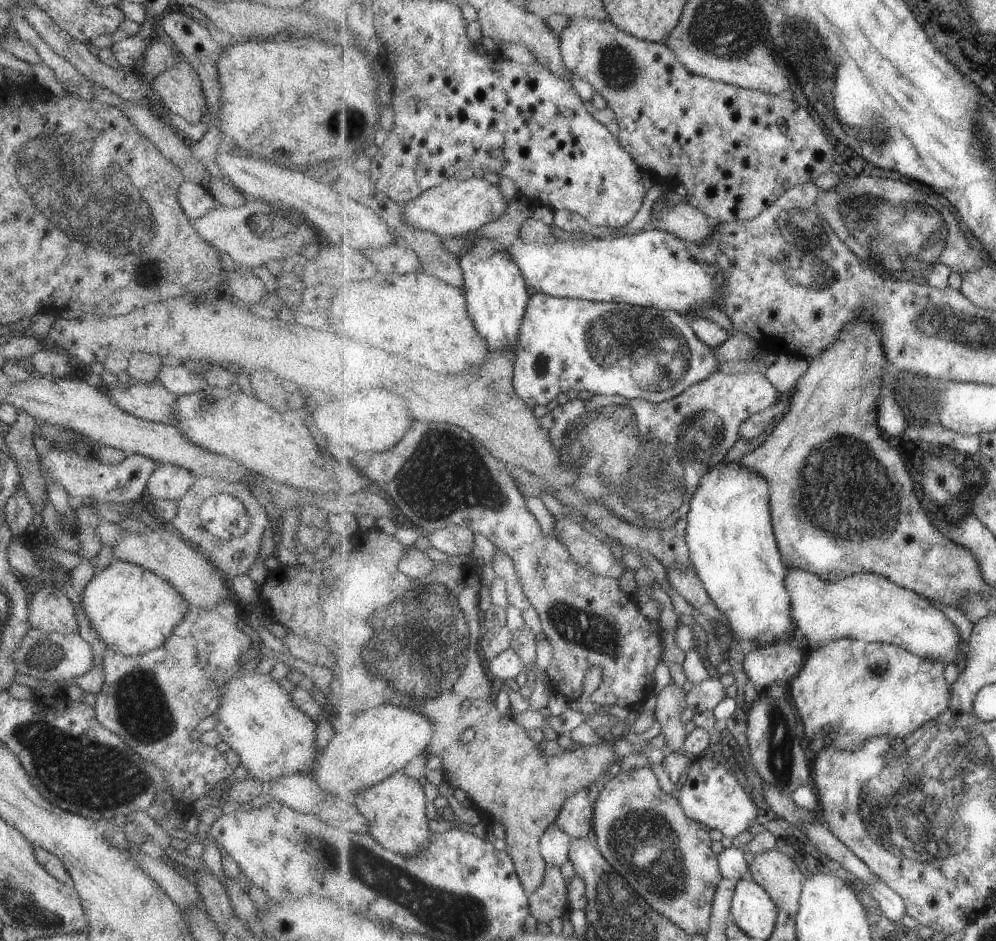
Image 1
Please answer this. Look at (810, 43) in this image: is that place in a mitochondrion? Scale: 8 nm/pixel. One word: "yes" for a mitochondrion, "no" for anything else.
yes

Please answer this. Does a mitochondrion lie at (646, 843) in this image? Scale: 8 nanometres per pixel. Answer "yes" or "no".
yes

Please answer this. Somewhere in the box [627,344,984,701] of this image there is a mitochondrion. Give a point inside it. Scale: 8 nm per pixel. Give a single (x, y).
(841, 472)

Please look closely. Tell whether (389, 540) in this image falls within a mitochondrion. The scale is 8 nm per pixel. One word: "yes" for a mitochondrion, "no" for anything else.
no

